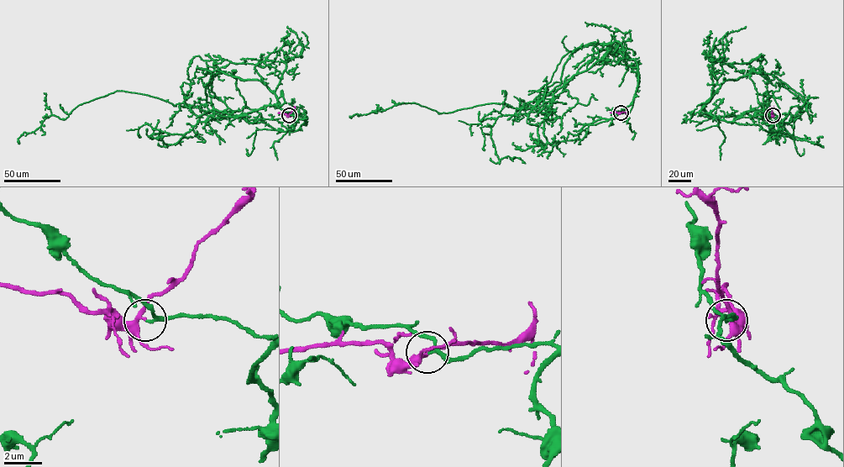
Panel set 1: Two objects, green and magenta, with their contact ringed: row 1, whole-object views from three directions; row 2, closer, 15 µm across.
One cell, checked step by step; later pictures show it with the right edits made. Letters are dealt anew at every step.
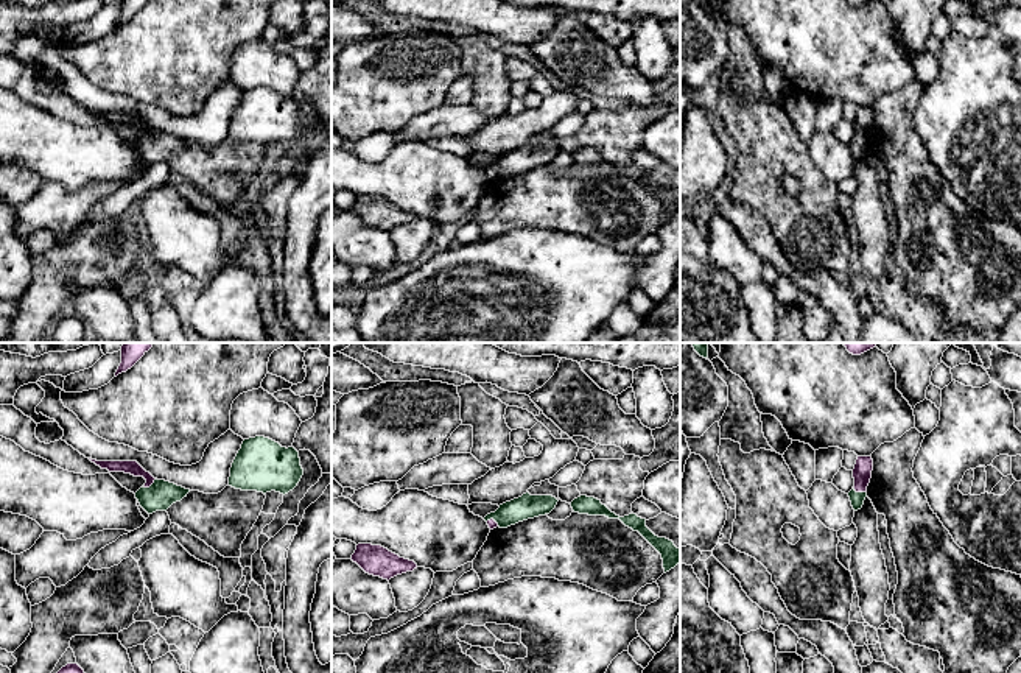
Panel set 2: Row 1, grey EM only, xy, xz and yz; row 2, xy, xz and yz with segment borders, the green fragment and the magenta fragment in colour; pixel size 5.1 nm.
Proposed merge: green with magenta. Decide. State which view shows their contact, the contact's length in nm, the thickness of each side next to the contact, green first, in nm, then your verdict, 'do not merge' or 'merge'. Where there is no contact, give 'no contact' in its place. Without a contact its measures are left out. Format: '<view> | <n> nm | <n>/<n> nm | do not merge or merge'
xy | 90 nm | 150/70 nm | do not merge

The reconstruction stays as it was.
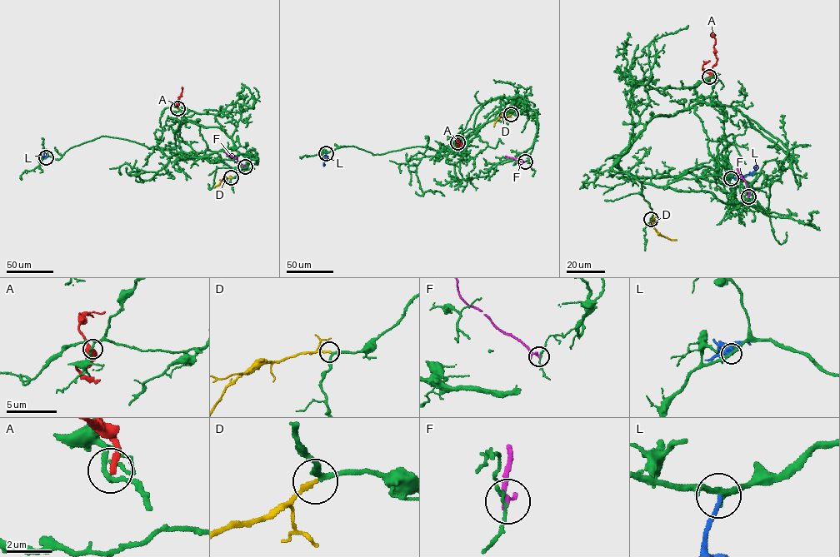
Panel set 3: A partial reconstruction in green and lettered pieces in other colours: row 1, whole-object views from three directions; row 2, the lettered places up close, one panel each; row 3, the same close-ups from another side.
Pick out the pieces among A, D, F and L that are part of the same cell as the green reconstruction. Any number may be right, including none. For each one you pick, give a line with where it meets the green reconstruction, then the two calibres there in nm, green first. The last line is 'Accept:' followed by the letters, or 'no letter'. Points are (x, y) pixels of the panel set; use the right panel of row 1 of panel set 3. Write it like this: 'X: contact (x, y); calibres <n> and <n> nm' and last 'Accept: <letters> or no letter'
D: contact (651, 219); calibres 200 and 190 nm
Accept: D

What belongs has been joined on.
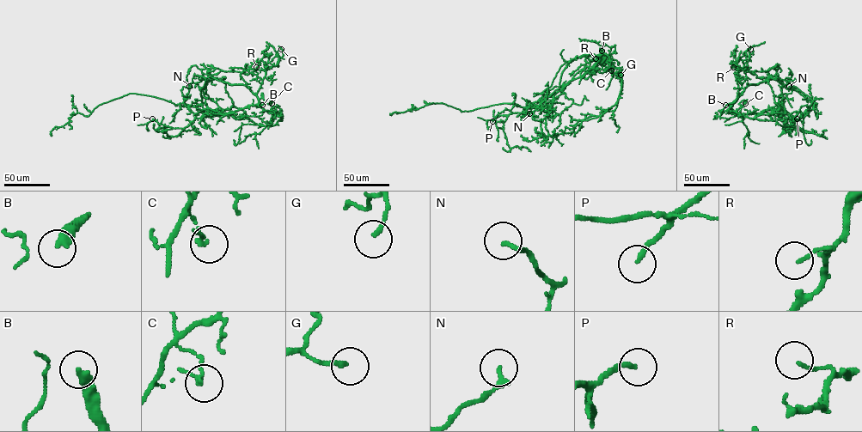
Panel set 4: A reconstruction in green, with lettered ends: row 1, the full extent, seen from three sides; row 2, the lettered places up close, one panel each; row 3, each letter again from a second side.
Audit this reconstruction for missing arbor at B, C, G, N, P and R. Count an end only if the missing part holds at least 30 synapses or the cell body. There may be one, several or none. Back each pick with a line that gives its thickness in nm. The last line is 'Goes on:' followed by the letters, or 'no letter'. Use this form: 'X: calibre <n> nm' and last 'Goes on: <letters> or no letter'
B: calibre 220 nm
P: calibre 180 nm
Goes on: B, P

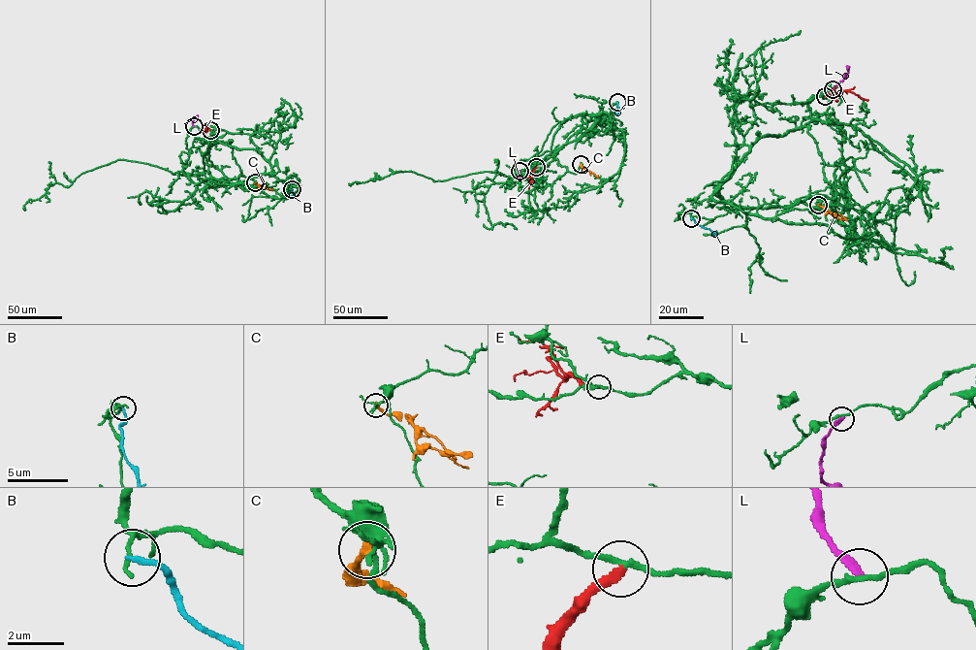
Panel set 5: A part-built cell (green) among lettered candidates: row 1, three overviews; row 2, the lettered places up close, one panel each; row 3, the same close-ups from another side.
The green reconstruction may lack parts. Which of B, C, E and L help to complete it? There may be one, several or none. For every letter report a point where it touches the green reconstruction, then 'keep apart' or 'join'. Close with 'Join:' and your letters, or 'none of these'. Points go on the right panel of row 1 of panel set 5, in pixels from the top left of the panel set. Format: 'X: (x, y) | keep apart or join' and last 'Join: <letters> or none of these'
B: (691, 218) | keep apart
C: (818, 205) | keep apart
E: (825, 96) | keep apart
L: (833, 89) | keep apart
Join: none of these

